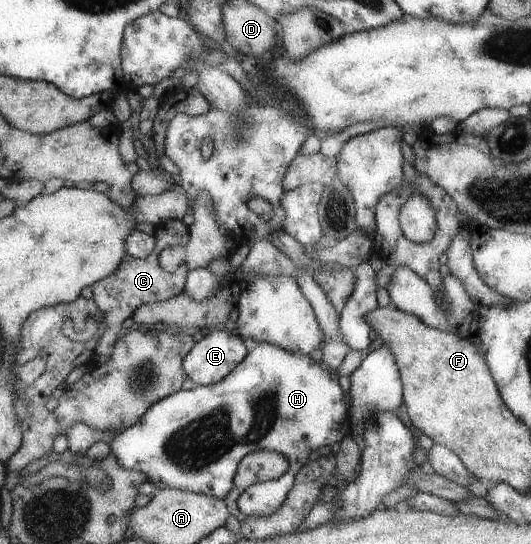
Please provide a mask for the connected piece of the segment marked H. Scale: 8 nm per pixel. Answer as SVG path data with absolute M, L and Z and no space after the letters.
M267 341L256 343L245 360L218 383L195 387L191 391L177 391L157 401L137 424L117 433L109 445L119 466L145 473L158 489L174 488L225 499L235 488L240 462L249 453L256 450L281 453L289 461L288 471L273 481L254 484L239 499L241 509L248 517L273 515L296 484L296 477L307 463L309 451L315 447L332 446L350 436L352 419L351 410L343 399L345 393L339 384L337 371L333 373L310 356L281 349Z

